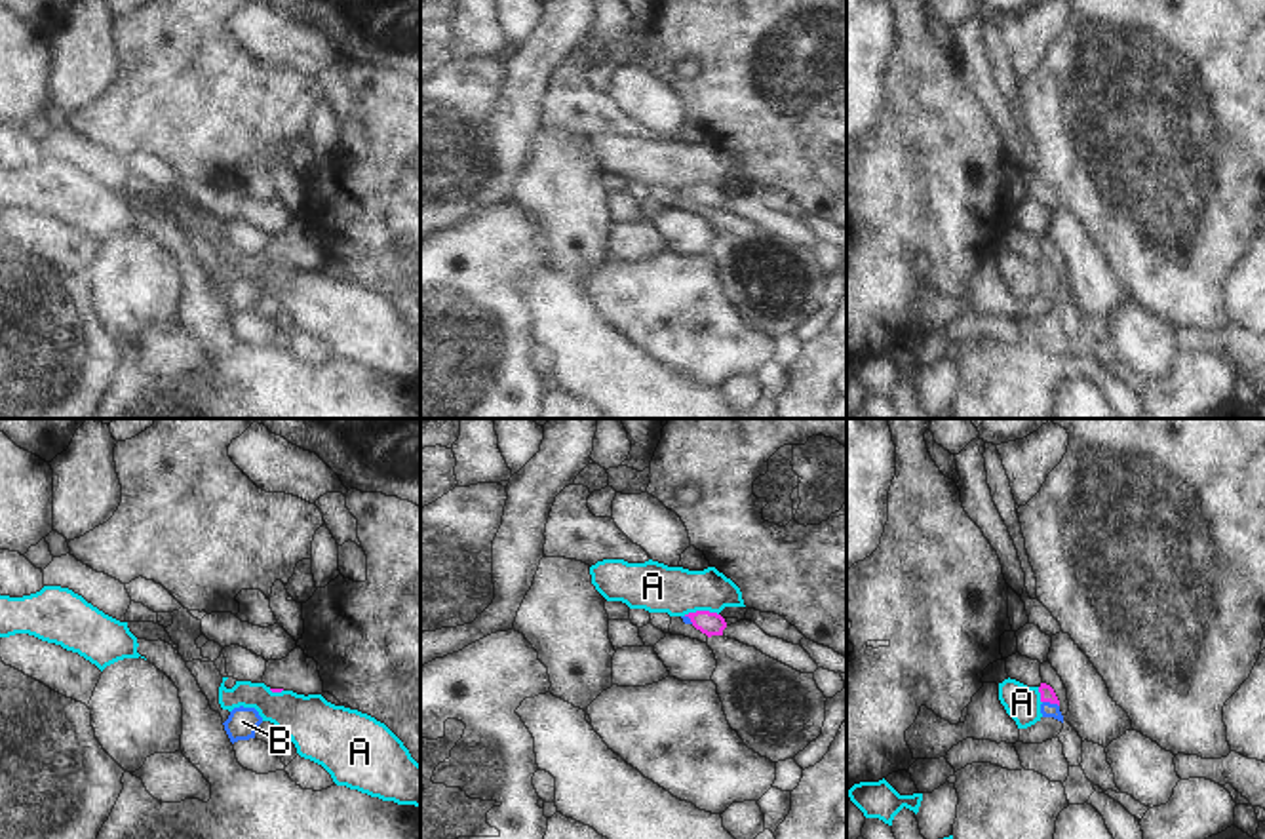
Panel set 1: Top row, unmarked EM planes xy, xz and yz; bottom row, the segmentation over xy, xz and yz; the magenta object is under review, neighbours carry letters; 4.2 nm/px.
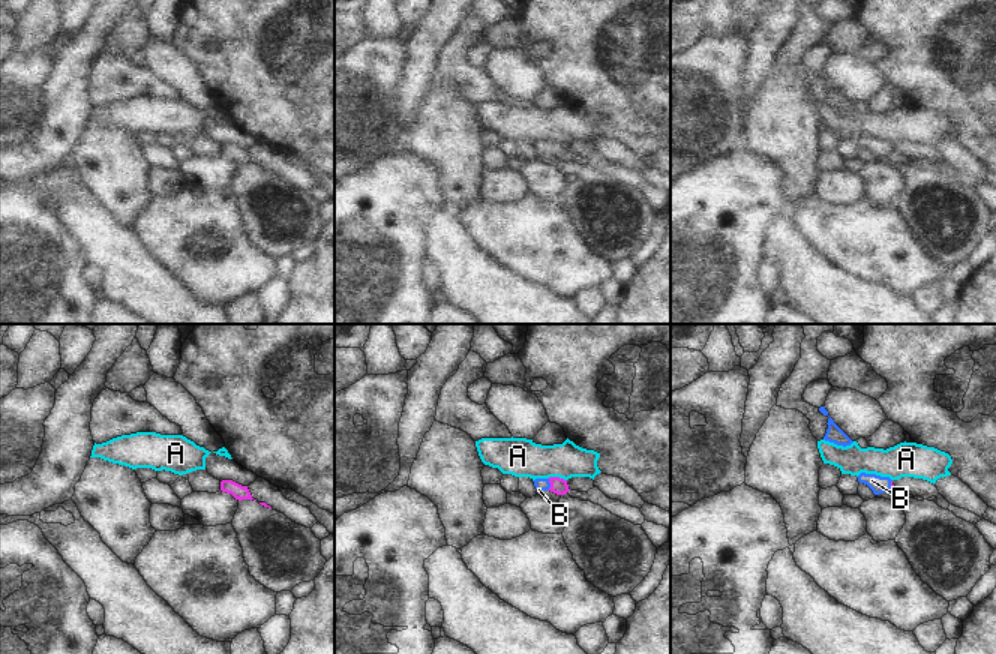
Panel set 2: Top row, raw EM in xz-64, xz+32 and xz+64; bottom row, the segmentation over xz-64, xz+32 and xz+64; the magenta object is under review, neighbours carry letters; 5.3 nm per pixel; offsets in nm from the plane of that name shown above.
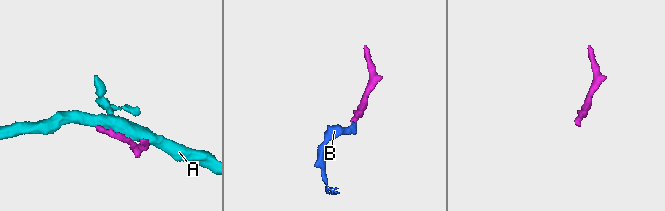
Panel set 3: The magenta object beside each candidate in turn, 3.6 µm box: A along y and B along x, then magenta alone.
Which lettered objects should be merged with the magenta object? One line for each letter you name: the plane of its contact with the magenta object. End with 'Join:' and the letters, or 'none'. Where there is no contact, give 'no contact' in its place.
B: yz
Join: B

